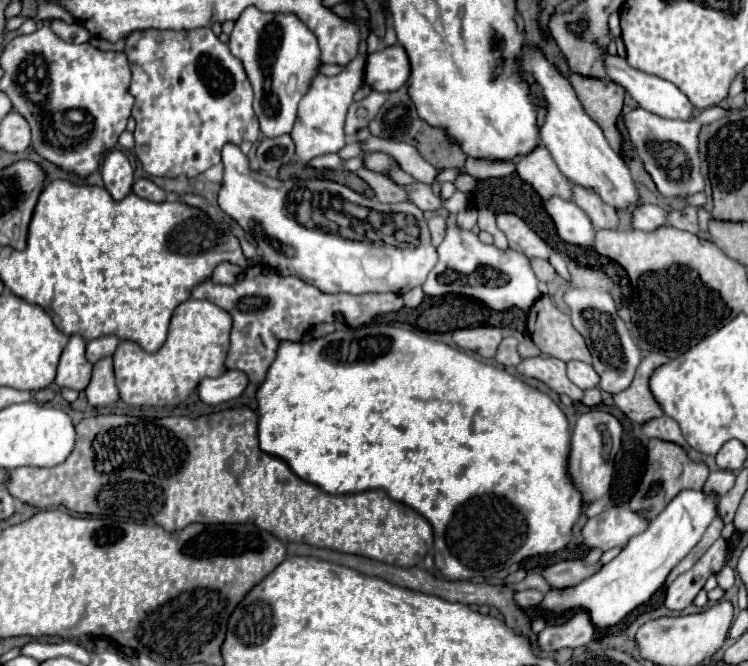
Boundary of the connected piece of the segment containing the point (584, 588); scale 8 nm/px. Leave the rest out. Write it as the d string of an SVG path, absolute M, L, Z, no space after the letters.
M683 490L679 492L665 510L653 518L645 532L633 536L619 556L603 564L597 572L587 576L575 586L549 590L539 608L555 614L563 614L573 608L583 608L589 612L591 622L599 628L609 628L621 622L631 610L645 604L665 582L667 574L691 552L691 548L701 540L703 532L717 516L715 496L705 496L701 490Z

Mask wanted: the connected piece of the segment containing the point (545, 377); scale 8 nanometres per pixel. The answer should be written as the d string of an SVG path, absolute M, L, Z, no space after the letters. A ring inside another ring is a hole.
M535 356L535 358L521 360L521 364L517 366L517 372L521 376L545 382L551 390L555 390L557 394L567 394L573 402L581 400L581 396L583 396L583 390L575 388L575 384L571 384L571 380L567 380L565 362L561 362L557 358Z

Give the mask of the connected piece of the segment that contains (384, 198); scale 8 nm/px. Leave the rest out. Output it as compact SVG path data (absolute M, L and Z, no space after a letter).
M359 168L357 176L363 178L373 188L379 202L391 204L391 202L407 200L407 196L403 196L403 188L395 188L395 184L391 184L391 180L387 180L387 176L375 176L375 172L367 172L365 168Z

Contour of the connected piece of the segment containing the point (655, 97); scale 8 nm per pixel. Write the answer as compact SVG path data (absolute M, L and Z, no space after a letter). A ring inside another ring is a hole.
M611 54L605 56L605 68L607 68L609 80L615 80L617 84L621 84L621 86L633 96L633 100L635 100L641 108L645 108L645 110L649 110L649 112L653 112L653 114L657 114L657 116L663 116L663 118L687 120L687 122L693 120L693 104L691 104L691 100L689 100L675 84L671 84L671 82L667 82L667 80L659 78L659 76L639 72L639 70L631 68L631 66L625 62L625 58L611 56Z

